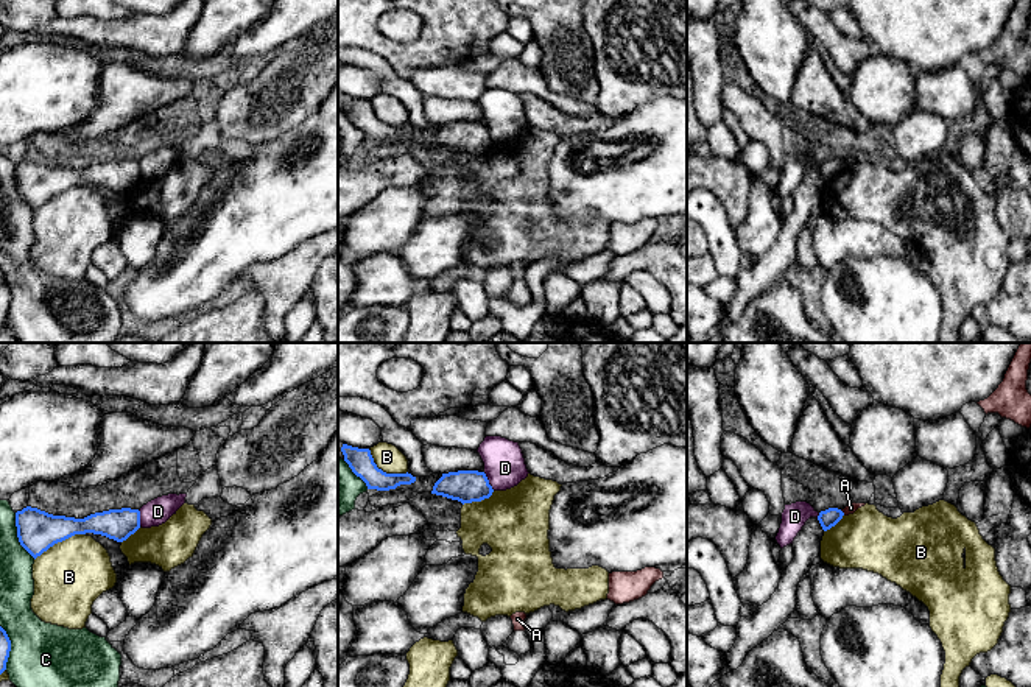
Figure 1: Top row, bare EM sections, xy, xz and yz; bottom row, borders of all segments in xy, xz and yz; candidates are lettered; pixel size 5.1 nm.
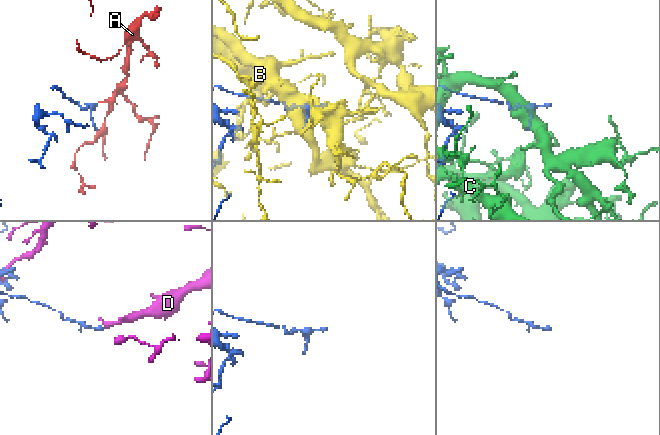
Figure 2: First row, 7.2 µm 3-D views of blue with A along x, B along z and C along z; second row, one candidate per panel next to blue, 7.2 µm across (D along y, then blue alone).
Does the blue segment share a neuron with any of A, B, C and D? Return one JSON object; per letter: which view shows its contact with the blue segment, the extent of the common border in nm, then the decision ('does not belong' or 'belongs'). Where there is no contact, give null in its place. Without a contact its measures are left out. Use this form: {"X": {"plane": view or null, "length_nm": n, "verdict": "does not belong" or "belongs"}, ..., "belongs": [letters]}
{"A": {"plane": "yz", "length_nm": 40, "verdict": "does not belong"}, "B": {"plane": "xy", "length_nm": 300, "verdict": "does not belong"}, "C": {"plane": "xy", "length_nm": 260, "verdict": "does not belong"}, "D": {"plane": "xz", "length_nm": 110, "verdict": "does not belong"}, "belongs": []}

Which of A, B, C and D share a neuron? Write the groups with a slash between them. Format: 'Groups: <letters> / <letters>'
Groups: A / B / C / D

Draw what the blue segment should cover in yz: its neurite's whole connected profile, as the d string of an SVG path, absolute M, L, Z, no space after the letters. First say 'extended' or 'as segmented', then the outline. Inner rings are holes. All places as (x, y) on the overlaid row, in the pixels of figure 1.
as segmented; M829 508L829 509L819 513L818 520L819 520L822 530L827 531L832 527L835 527L843 519L843 516L844 516L844 513L841 509Z

